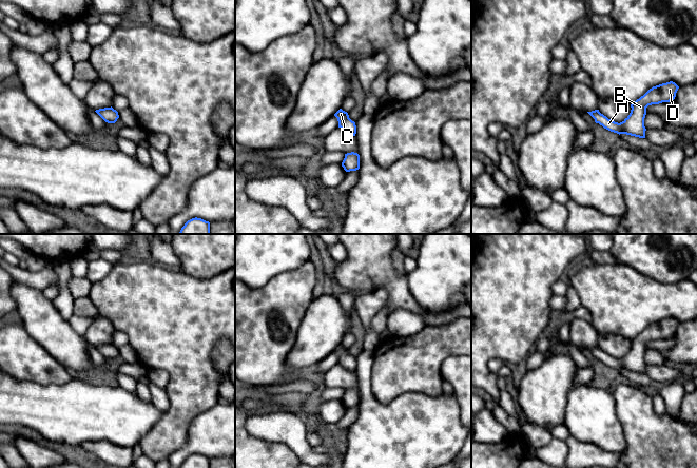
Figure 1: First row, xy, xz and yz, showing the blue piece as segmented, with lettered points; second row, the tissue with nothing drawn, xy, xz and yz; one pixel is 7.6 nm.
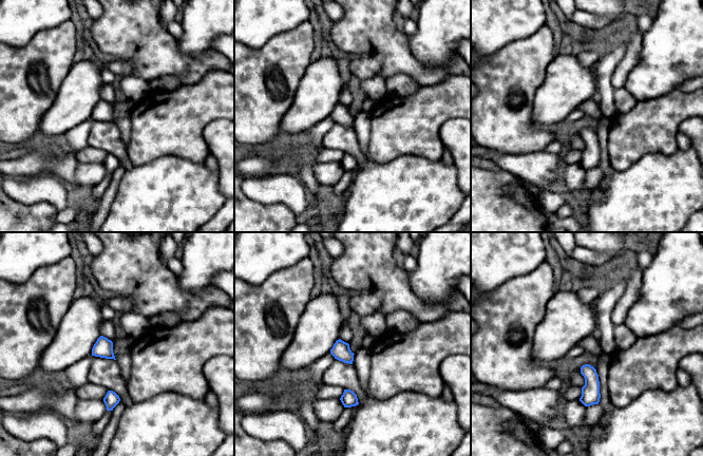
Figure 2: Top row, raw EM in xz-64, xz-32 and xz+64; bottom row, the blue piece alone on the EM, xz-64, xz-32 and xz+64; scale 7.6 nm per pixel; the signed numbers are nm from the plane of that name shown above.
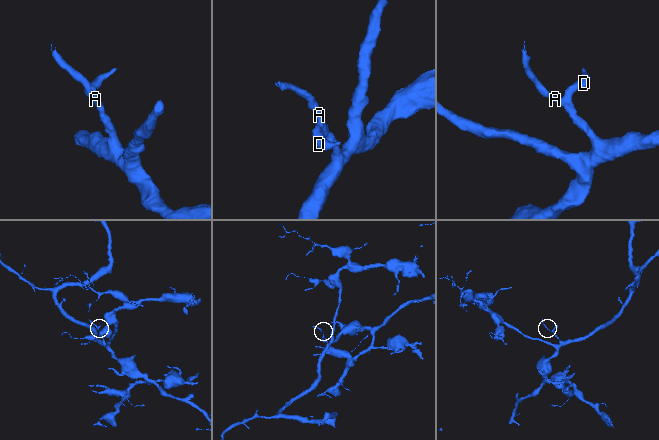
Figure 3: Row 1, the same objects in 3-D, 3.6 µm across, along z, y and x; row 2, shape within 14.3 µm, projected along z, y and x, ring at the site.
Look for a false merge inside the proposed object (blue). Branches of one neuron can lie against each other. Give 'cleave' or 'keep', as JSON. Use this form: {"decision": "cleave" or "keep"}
{"decision": "keep"}

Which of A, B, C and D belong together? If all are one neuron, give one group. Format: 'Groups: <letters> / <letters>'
Groups: A B C D

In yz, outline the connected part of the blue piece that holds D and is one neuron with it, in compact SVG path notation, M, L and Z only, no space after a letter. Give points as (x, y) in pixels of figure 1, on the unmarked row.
M673 318L662 319L650 325L643 332L631 340L630 351L620 359L608 355L601 350L599 346L587 348L596 359L599 359L604 365L617 369L626 370L639 374L645 374L644 354L646 351L646 344L652 340L659 340L662 338L673 337L679 323Z

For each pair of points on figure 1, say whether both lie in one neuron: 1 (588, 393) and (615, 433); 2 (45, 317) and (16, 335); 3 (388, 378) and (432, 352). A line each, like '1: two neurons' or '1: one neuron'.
1: one neuron
2: two neurons
3: one neuron

